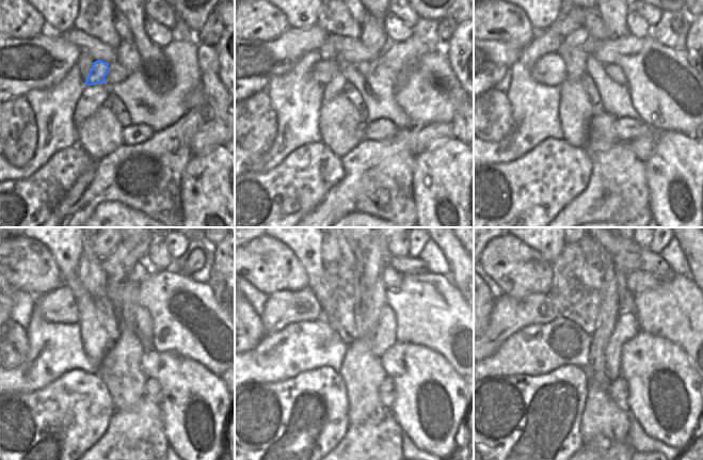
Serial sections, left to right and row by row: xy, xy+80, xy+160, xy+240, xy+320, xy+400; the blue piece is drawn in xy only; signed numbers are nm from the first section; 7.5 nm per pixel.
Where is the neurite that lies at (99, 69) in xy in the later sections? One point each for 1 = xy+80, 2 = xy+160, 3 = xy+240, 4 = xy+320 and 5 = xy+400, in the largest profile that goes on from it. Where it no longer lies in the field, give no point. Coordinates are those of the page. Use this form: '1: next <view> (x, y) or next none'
1: next xy+80 (323, 70)
2: next xy+160 (550, 69)
3: next xy+240 (59, 305)
4: next xy+320 (285, 307)
5: next xy+400 (510, 314)

